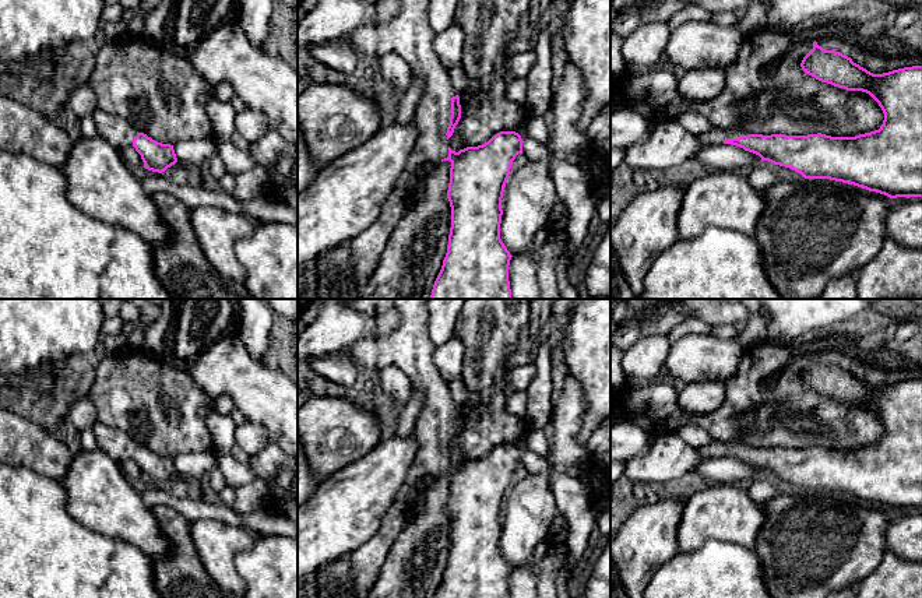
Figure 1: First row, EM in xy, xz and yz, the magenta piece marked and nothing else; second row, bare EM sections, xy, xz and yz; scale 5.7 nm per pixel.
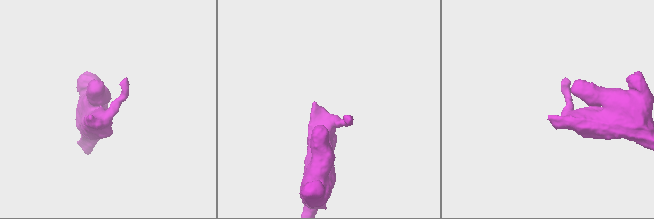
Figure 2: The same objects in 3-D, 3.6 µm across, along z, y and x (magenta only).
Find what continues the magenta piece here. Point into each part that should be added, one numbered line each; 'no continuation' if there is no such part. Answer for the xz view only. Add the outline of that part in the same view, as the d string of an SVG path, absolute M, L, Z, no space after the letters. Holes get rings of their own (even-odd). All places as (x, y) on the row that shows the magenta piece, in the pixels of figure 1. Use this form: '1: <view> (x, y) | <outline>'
1: xz (408, 34) | M400 0L395 17L387 22L366 24L348 38L359 56L379 60L387 53L398 54L423 82L412 117L418 137L397 187L405 187L409 172L418 165L440 162L448 156L446 133L451 98L461 92L453 85L447 68L433 50L437 31L429 25L427 7L429 0Z

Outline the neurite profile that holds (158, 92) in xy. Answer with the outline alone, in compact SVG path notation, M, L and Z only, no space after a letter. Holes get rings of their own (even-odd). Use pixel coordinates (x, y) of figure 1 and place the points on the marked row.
M141 36L116 39L101 46L88 85L96 95L98 109L120 116L158 143L175 145L214 137L207 115L212 87L196 73L186 54L151 45Z

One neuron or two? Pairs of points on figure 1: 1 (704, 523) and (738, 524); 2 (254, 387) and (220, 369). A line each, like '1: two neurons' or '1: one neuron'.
1: one neuron
2: one neuron

